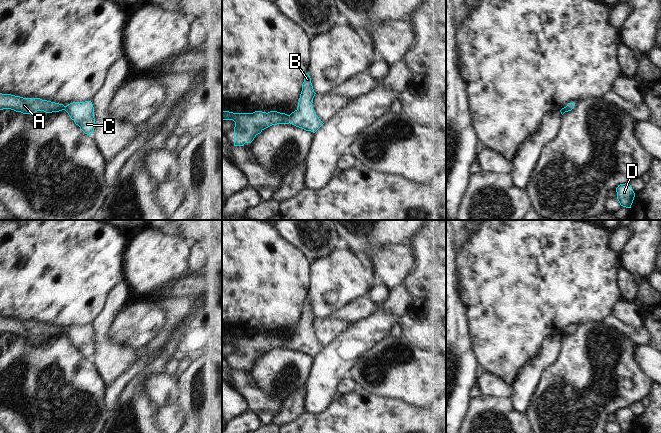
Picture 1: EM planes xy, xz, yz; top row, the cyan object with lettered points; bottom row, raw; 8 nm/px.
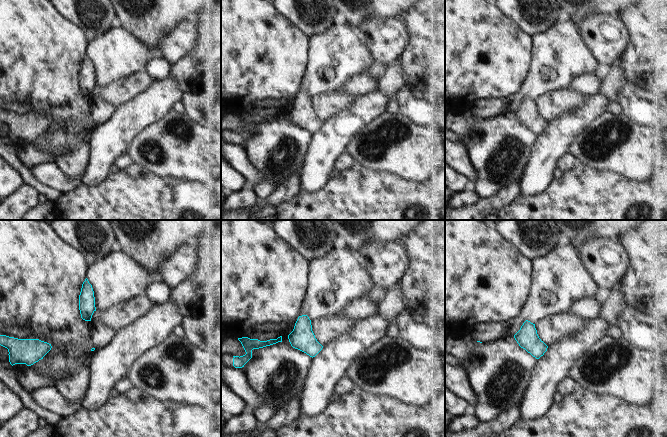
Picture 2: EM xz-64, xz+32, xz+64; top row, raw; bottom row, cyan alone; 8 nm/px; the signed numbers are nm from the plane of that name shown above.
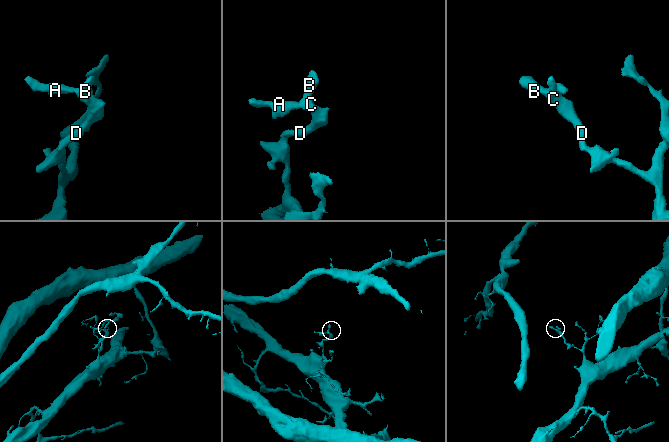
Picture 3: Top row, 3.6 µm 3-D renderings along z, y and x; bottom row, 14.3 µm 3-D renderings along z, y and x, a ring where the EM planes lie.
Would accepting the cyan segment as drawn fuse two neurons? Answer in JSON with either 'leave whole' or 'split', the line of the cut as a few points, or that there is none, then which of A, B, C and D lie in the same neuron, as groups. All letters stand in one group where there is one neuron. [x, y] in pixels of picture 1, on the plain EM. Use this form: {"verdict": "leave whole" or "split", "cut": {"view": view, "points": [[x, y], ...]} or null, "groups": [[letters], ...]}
{"verdict": "leave whole", "cut": null, "groups": [["A", "B", "C", "D"]]}

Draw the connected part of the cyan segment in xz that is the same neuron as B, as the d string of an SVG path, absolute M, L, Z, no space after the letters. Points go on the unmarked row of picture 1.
M306 297L298 331L290 339L277 335L270 335L268 337L262 335L255 335L253 337L222 335L222 345L233 344L235 346L234 370L244 370L245 367L251 367L264 353L277 348L290 347L315 357L324 348L312 331L315 318L311 302Z

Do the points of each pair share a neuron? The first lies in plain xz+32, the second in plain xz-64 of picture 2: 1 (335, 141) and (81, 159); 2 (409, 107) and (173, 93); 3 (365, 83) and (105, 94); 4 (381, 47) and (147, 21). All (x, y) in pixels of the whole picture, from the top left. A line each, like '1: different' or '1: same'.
1: different
2: different
3: same
4: different

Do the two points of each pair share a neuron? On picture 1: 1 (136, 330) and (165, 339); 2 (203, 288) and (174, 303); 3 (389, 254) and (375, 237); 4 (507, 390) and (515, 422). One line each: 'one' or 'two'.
1: two
2: one
3: two
4: two

